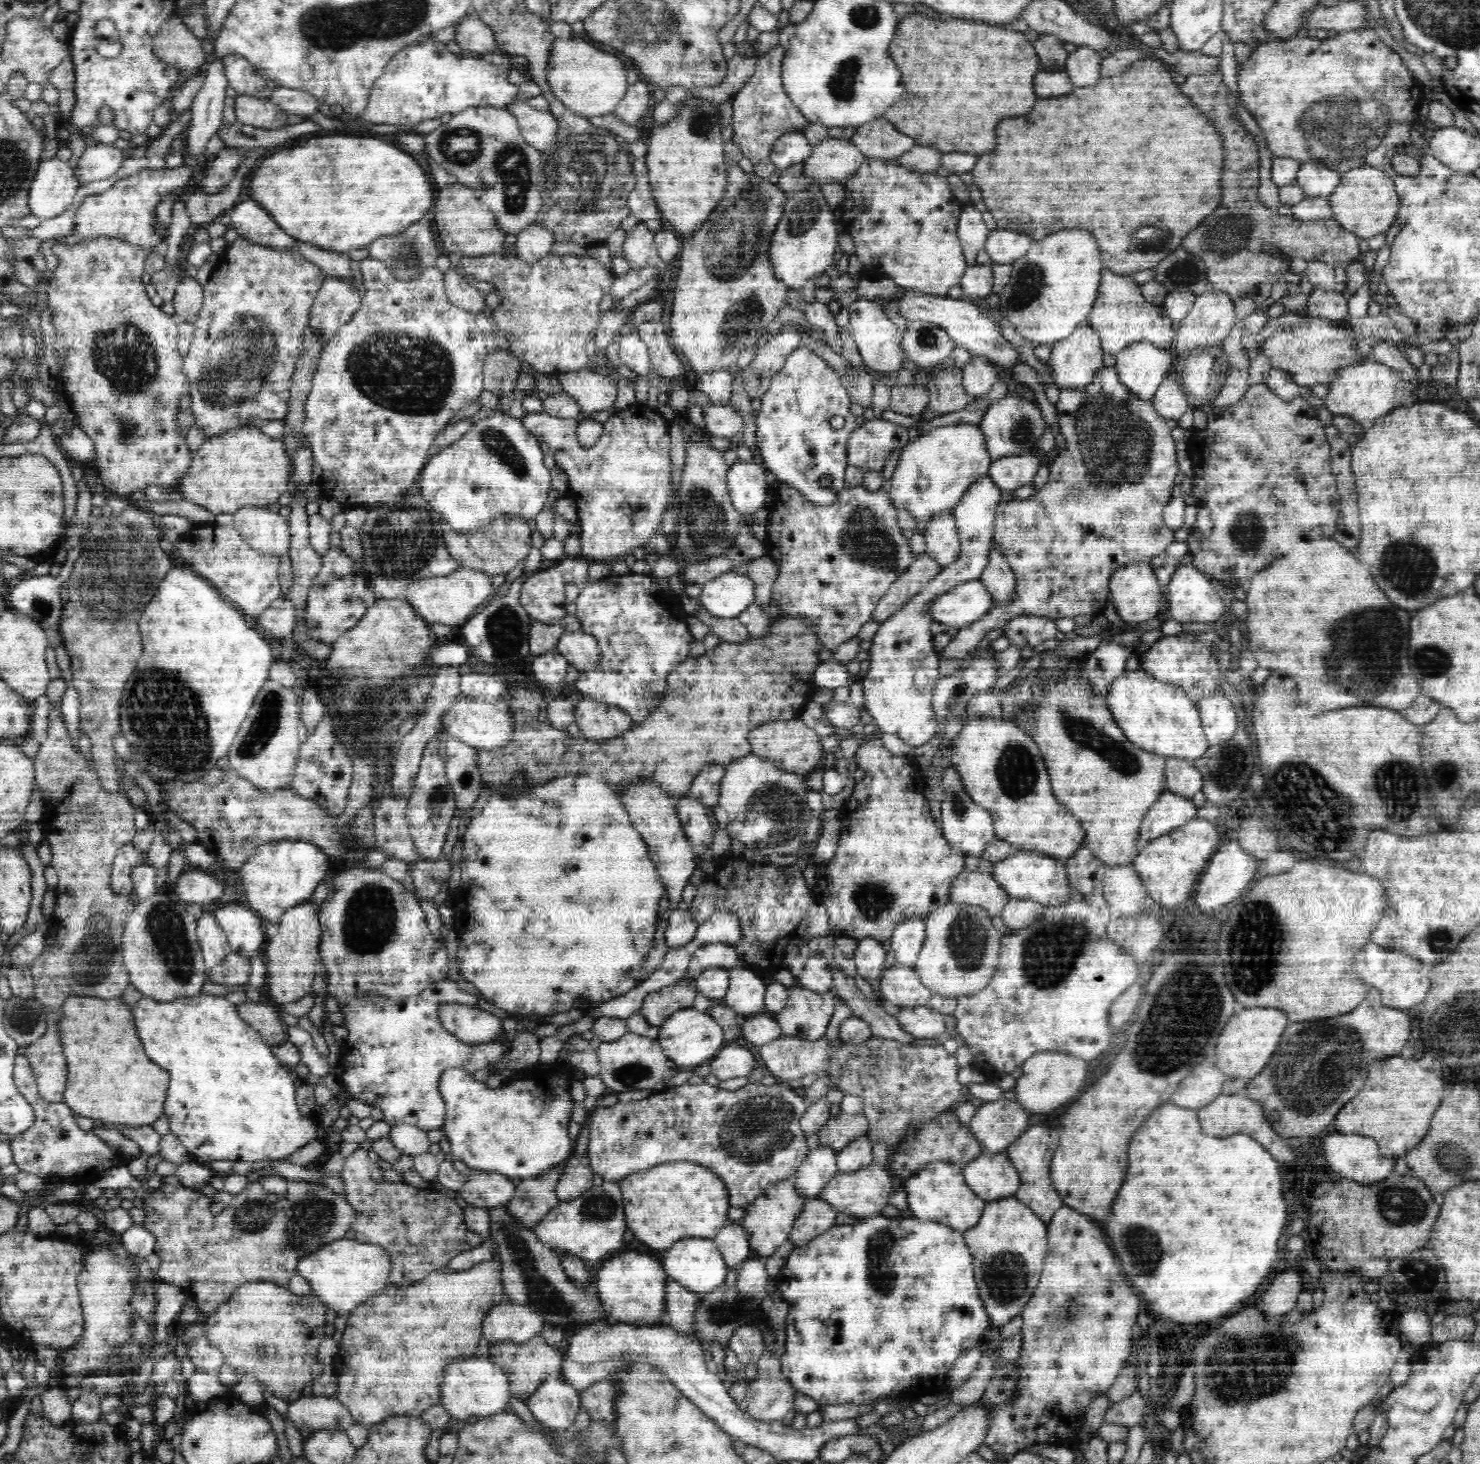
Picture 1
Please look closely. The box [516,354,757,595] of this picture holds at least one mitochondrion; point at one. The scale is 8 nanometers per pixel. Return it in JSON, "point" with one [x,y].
{"point":[707,518]}

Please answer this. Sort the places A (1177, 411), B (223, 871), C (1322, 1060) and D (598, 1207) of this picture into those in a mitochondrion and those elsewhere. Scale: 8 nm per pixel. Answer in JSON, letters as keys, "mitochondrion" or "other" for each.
{"A":"other","B":"other","C":"mitochondrion","D":"mitochondrion"}

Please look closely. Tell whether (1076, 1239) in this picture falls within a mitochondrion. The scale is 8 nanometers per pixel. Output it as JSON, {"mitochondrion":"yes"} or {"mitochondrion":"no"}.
{"mitochondrion":"no"}

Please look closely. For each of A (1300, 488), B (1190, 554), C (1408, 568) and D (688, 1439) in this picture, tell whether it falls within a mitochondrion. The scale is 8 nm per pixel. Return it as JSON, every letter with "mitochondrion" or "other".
{"A":"other","B":"other","C":"mitochondrion","D":"other"}

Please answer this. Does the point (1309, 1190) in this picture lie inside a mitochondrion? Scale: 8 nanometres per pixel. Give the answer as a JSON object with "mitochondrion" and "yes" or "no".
{"mitochondrion":"no"}

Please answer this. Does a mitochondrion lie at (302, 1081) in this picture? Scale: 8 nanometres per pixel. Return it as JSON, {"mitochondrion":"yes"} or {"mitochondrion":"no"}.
{"mitochondrion":"no"}

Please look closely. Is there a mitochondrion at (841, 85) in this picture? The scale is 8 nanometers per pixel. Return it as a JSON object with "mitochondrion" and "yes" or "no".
{"mitochondrion":"yes"}

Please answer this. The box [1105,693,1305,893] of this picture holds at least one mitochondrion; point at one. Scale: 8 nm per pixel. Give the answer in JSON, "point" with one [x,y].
{"point":[1228,770]}

